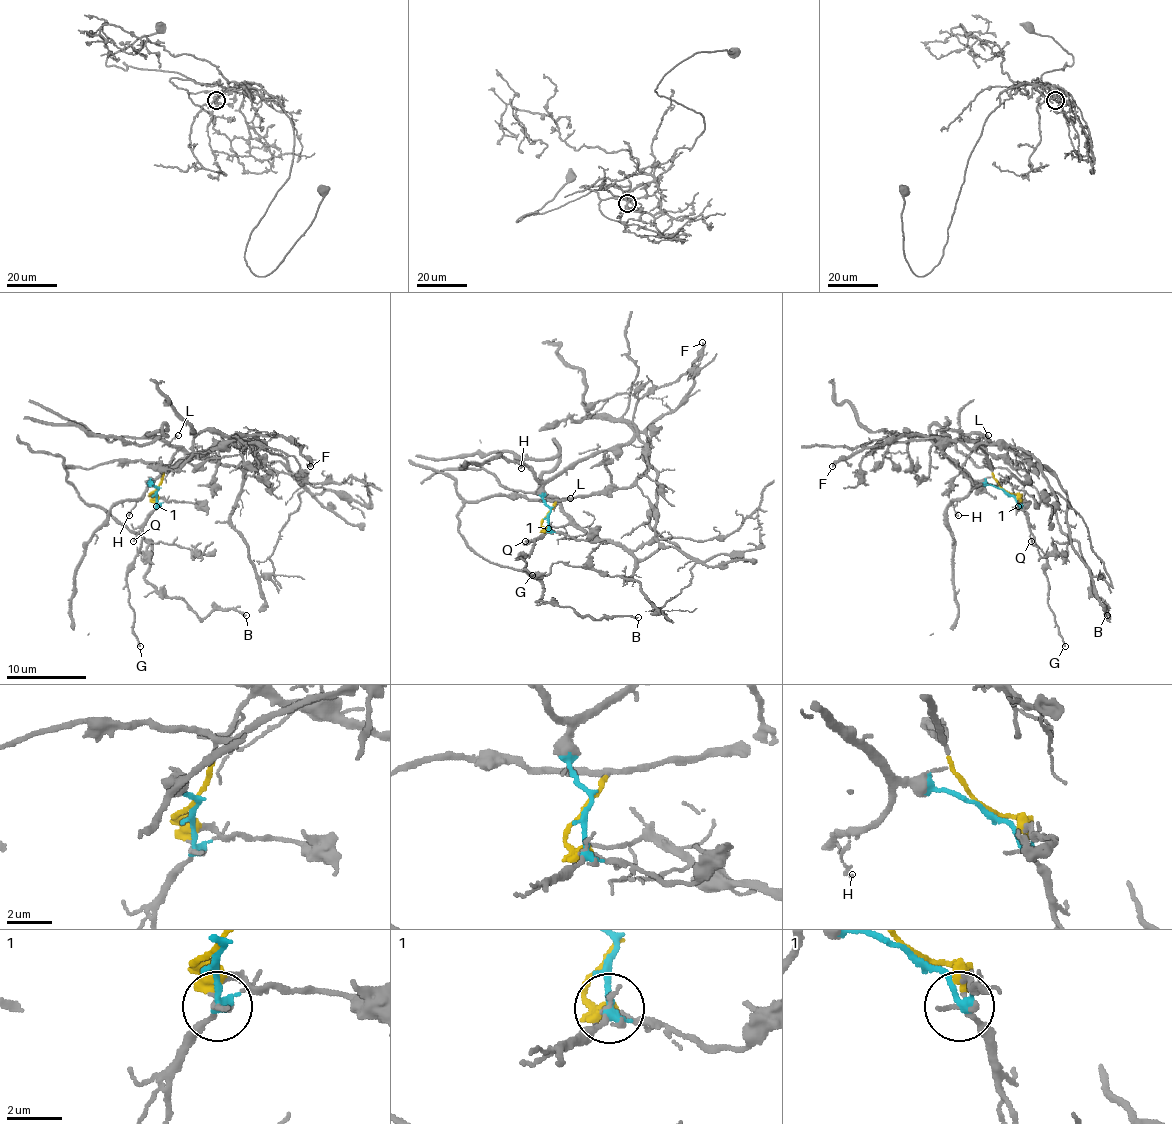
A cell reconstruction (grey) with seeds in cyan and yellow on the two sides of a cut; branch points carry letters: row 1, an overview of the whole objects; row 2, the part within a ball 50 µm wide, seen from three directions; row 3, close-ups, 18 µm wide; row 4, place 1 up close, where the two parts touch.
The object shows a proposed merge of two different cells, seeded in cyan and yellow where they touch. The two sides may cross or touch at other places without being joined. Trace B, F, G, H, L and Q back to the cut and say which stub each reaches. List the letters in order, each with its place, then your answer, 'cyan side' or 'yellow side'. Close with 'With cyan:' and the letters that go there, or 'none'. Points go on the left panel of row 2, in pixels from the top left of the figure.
B: (246, 615) | yellow side
F: (310, 466) | cyan side
G: (140, 646) | cyan side
H: (129, 515) | cyan side
L: (178, 435) | yellow side
Q: (133, 541) | cyan side
With cyan: F, G, H, Q

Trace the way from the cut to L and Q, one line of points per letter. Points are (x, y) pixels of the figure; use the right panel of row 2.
L: (1003, 491), (975, 443), (1011, 465), (1039, 467), (1011, 447), (991, 443), (987, 435)
Q: (1003, 491), (1025, 515), (1031, 541)

